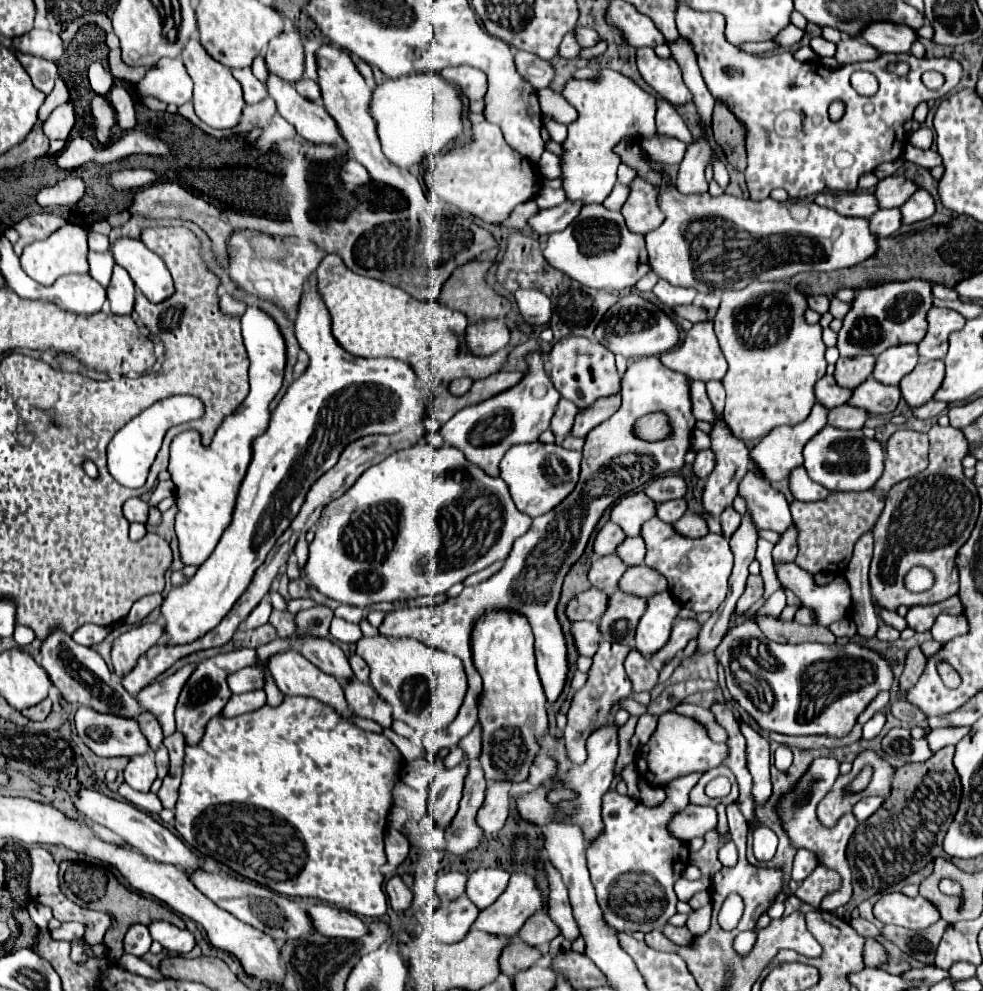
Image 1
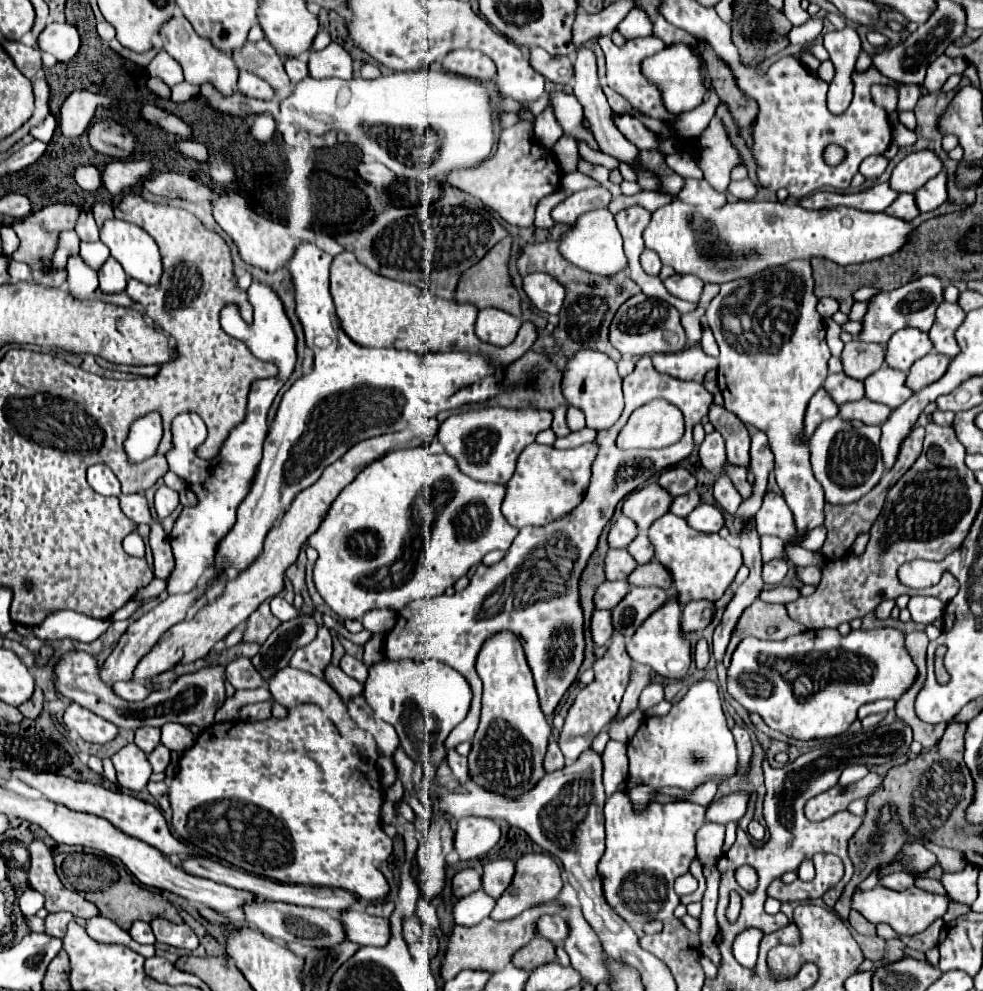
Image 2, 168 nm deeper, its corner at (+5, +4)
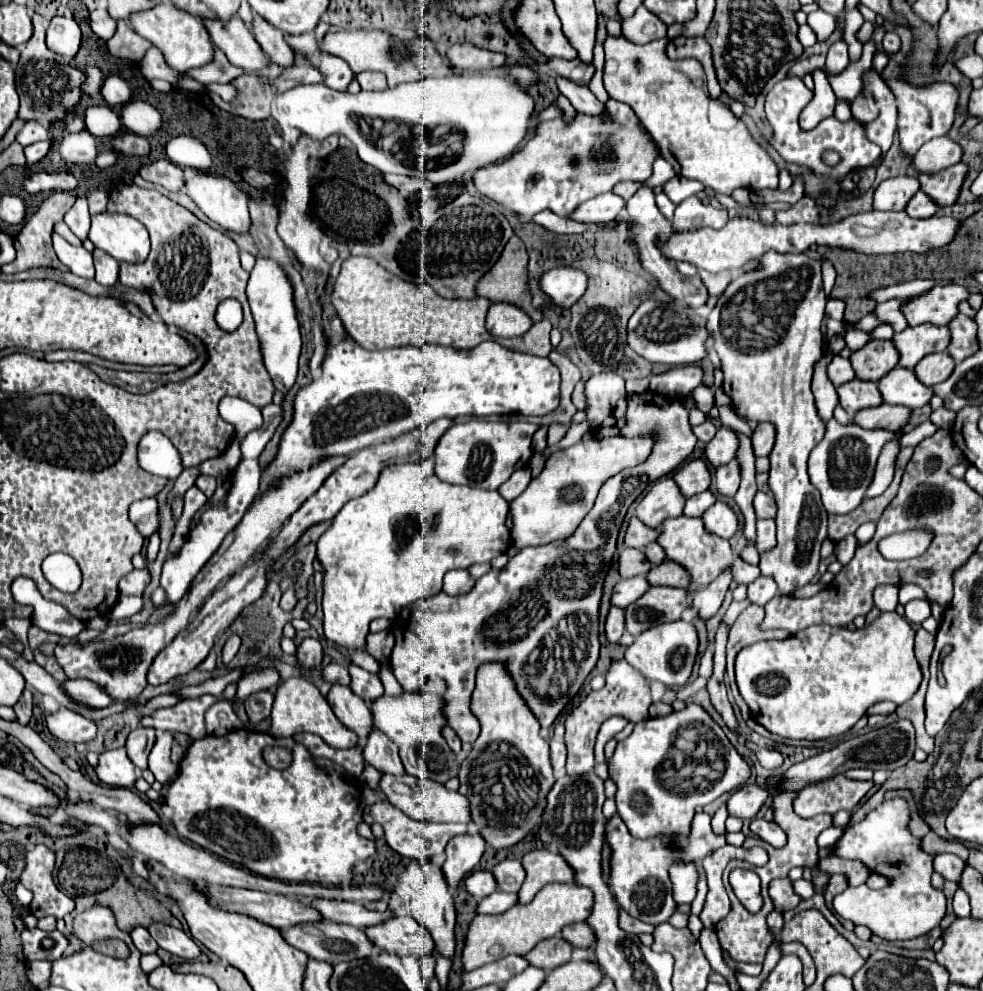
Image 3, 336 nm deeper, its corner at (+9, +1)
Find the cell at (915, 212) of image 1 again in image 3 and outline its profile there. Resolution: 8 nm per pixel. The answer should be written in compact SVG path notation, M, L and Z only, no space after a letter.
M957 163L939 173L920 173L918 179L923 193L927 193L939 207L945 207L957 201L965 173L967 167L963 163Z

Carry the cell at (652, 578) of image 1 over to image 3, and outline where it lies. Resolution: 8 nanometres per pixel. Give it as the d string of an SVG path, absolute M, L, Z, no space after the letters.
M663 561L661 565L655 565L645 577L651 585L667 585L667 587L687 587L689 585L687 573L683 573L681 565L675 565L673 561Z

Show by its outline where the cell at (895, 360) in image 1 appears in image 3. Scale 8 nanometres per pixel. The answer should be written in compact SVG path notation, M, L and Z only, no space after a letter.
M917 325L907 327L901 333L893 335L893 345L899 351L899 367L913 369L925 355L945 351L949 341L947 327L935 325Z

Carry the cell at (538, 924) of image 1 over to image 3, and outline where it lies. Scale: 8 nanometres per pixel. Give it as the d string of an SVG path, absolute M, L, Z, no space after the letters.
M571 923L561 929L561 937L573 947L573 949L587 949L593 941L595 935L587 923Z

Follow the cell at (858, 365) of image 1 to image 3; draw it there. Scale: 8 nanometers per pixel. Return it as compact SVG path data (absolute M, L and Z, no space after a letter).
M873 339L859 351L853 351L849 359L857 379L879 381L879 377L883 377L887 371L891 371L897 365L899 353L895 353L891 341Z

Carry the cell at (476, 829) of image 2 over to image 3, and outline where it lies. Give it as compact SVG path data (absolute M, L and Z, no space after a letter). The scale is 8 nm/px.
M479 833L457 835L447 843L447 859L443 863L443 873L451 887L457 887L459 881L463 881L463 877L481 861L485 847L487 843Z

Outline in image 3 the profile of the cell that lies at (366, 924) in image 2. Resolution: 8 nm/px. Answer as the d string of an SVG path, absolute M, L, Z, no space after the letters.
M391 917L385 919L379 925L371 925L363 929L373 945L377 945L381 951L389 951L395 955L413 955L413 957L425 957L431 955L435 943L427 929L423 929L413 917Z

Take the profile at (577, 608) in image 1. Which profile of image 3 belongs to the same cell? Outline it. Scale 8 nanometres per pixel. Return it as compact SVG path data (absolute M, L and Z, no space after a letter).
M631 577L631 579L621 579L611 595L611 605L615 607L627 607L631 605L631 601L635 601L637 597L641 597L645 593L645 589L649 589L649 583L645 581L645 577Z

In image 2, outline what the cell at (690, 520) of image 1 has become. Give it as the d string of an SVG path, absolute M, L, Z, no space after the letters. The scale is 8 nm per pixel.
M701 504L687 516L687 522L699 532L719 532L725 526L725 516L717 506Z

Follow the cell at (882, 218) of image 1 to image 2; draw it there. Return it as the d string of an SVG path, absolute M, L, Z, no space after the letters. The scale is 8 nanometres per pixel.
M899 194L899 198L885 212L911 222L919 216L919 208L915 206L915 194Z

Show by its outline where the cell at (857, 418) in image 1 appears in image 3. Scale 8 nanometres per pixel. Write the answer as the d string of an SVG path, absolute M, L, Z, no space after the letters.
M879 405L861 409L855 413L853 421L861 425L863 429L887 429L897 431L899 427L905 427L911 417L911 409L903 409L899 405Z

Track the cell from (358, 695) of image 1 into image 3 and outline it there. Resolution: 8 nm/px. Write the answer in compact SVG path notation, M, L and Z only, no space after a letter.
M371 729L365 745L363 745L363 759L379 769L381 773L391 773L391 775L403 775L405 769L401 765L401 759L397 755L397 745L379 729Z

